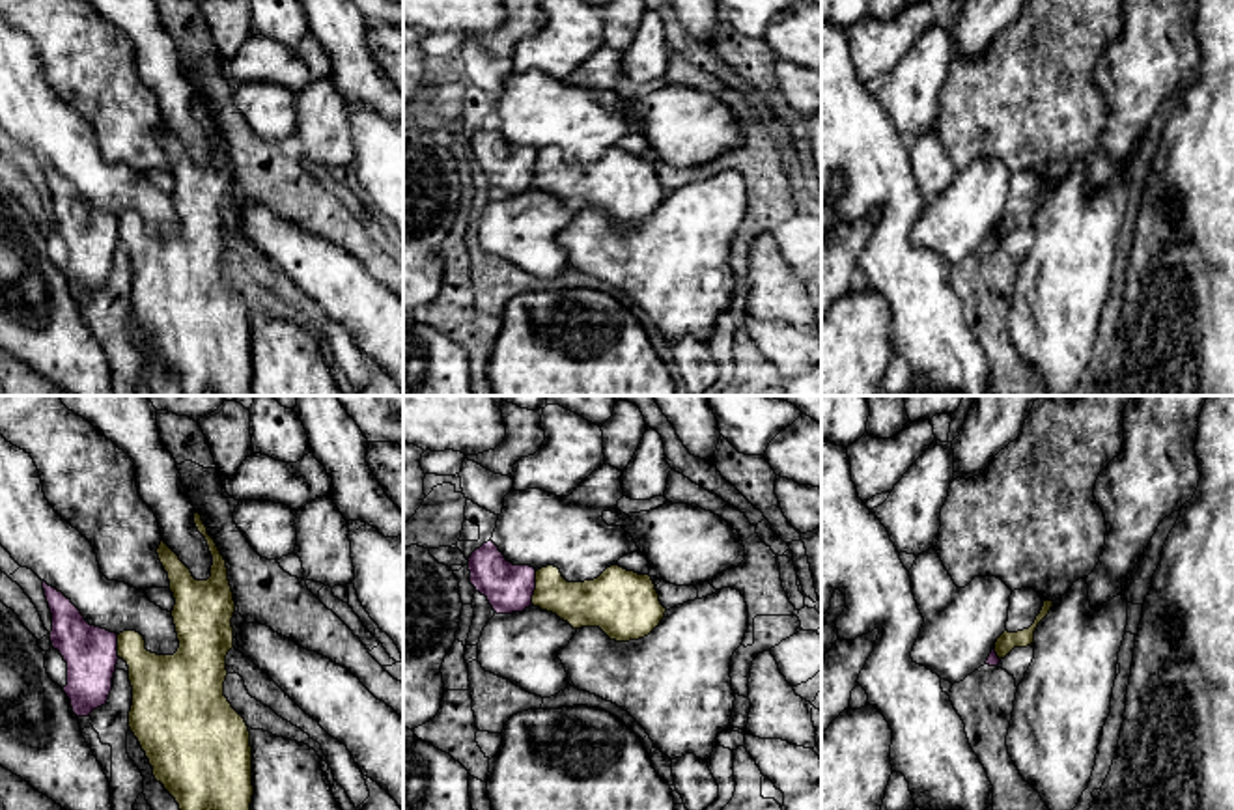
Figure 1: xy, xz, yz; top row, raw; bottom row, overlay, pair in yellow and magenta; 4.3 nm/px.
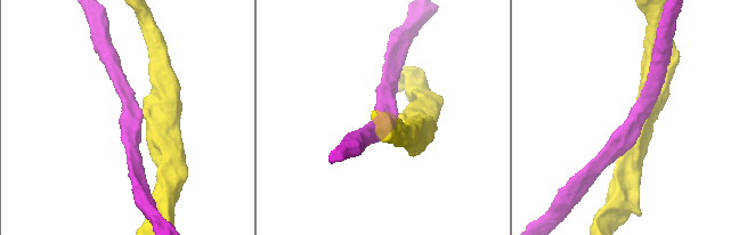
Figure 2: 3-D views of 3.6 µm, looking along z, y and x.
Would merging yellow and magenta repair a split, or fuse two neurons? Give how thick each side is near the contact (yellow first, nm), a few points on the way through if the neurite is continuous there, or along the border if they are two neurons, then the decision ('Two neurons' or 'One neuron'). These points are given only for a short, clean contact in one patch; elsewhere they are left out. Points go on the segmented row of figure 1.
Thickness 200 nm (yellow) against 200 nm. Boundary: xz (536, 572), (536, 588), (531, 603). Two neurons

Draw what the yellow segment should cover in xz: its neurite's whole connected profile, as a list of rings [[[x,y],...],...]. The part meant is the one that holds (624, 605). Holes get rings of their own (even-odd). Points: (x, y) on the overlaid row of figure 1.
[[[616,564],[584,582],[568,582],[554,566],[541,567],[536,571],[532,605],[573,629],[599,627],[616,642],[648,636],[666,612],[650,575]]]

